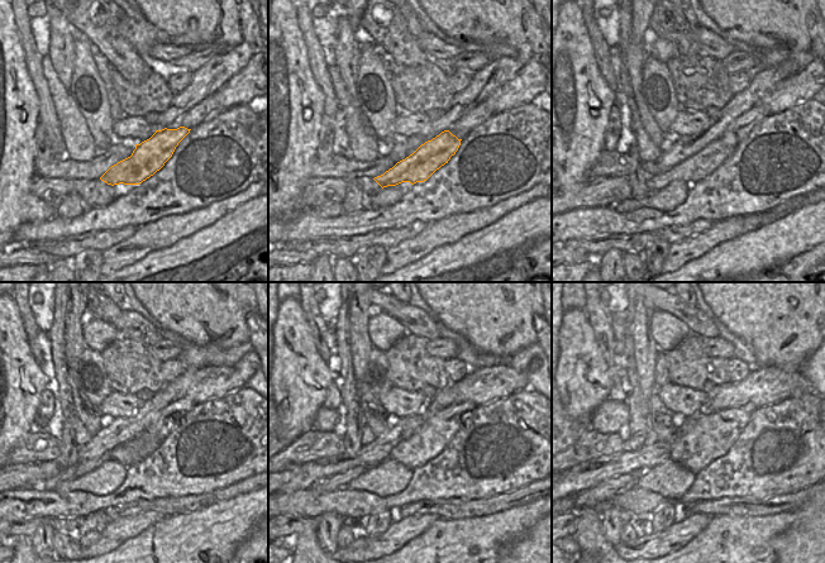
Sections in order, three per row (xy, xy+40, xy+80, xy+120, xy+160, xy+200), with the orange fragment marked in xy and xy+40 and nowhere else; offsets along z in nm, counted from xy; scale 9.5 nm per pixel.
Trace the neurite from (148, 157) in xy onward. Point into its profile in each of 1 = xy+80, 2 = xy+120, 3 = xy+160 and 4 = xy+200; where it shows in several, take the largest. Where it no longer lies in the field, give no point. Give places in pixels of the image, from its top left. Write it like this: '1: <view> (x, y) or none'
1: xy+80 (699, 167)
2: xy+120 (120, 454)
3: xy+160 (337, 482)
4: xy+200 (605, 490)

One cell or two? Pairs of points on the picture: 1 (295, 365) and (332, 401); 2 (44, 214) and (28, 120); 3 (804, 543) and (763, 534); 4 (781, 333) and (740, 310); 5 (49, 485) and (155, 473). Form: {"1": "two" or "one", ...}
{"1": "two", "2": "one", "3": "two", "4": "one", "5": "two"}

